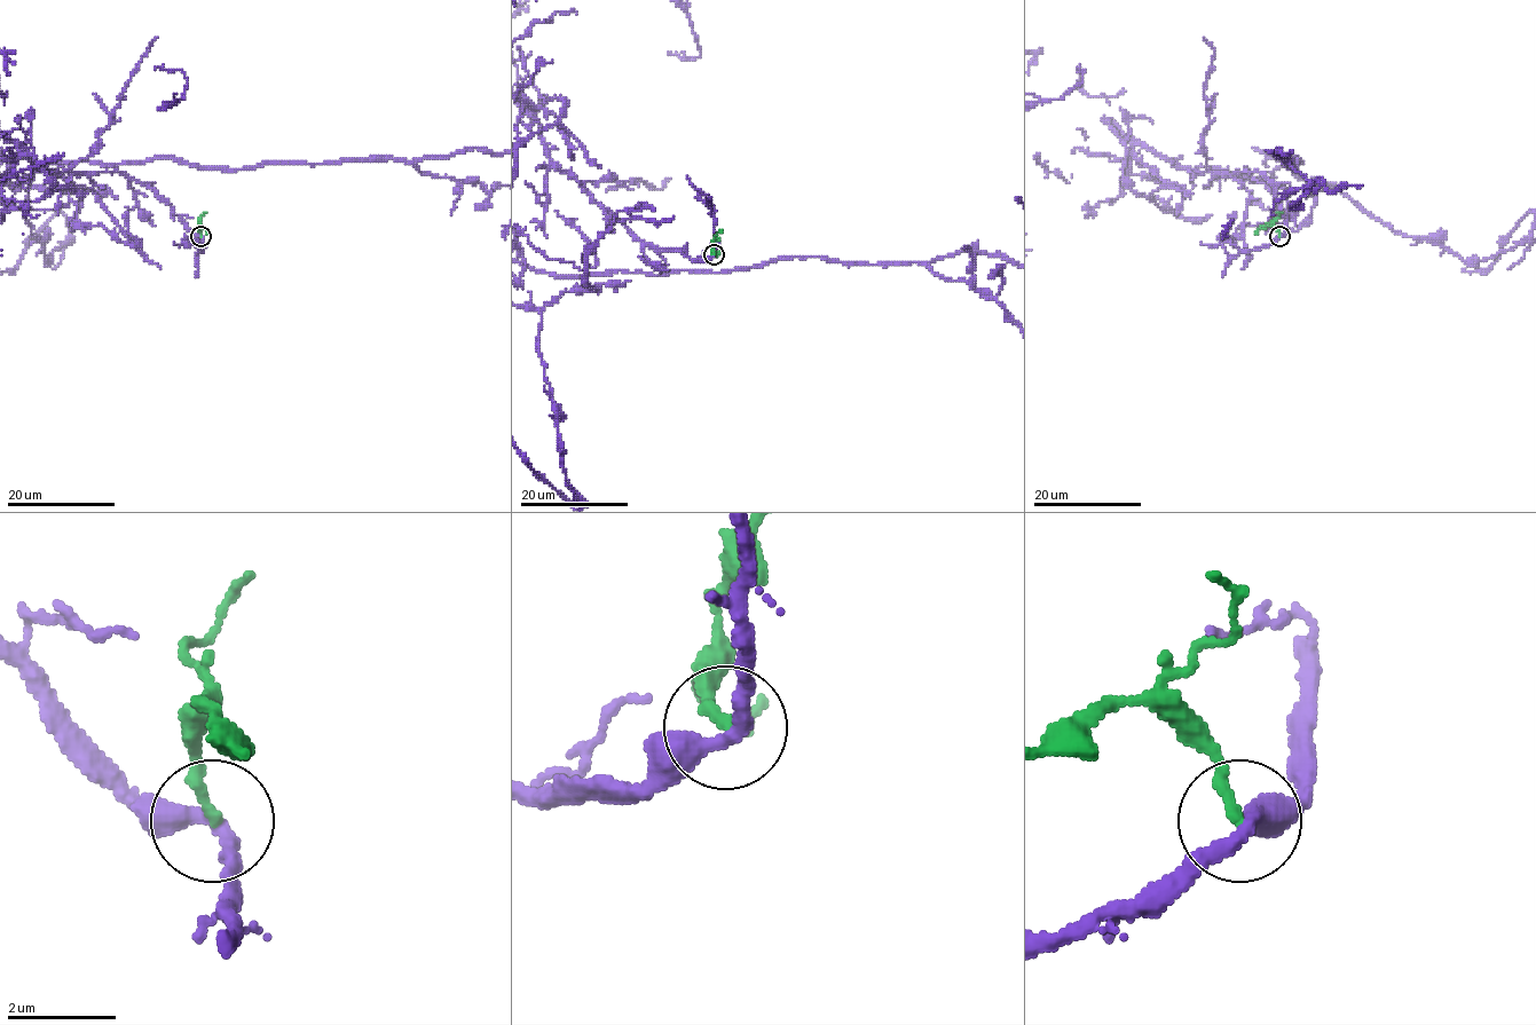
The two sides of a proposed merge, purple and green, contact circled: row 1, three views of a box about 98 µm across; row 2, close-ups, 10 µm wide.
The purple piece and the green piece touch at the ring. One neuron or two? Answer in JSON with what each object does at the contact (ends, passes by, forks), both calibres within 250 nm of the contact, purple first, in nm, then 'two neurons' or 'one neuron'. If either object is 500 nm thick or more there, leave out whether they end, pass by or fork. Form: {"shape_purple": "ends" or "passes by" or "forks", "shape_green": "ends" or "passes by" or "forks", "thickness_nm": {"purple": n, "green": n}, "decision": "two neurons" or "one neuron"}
{"shape_purple": "passes by", "shape_green": "ends", "thickness_nm": {"purple": 320, "green": 200}, "decision": "two neurons"}

